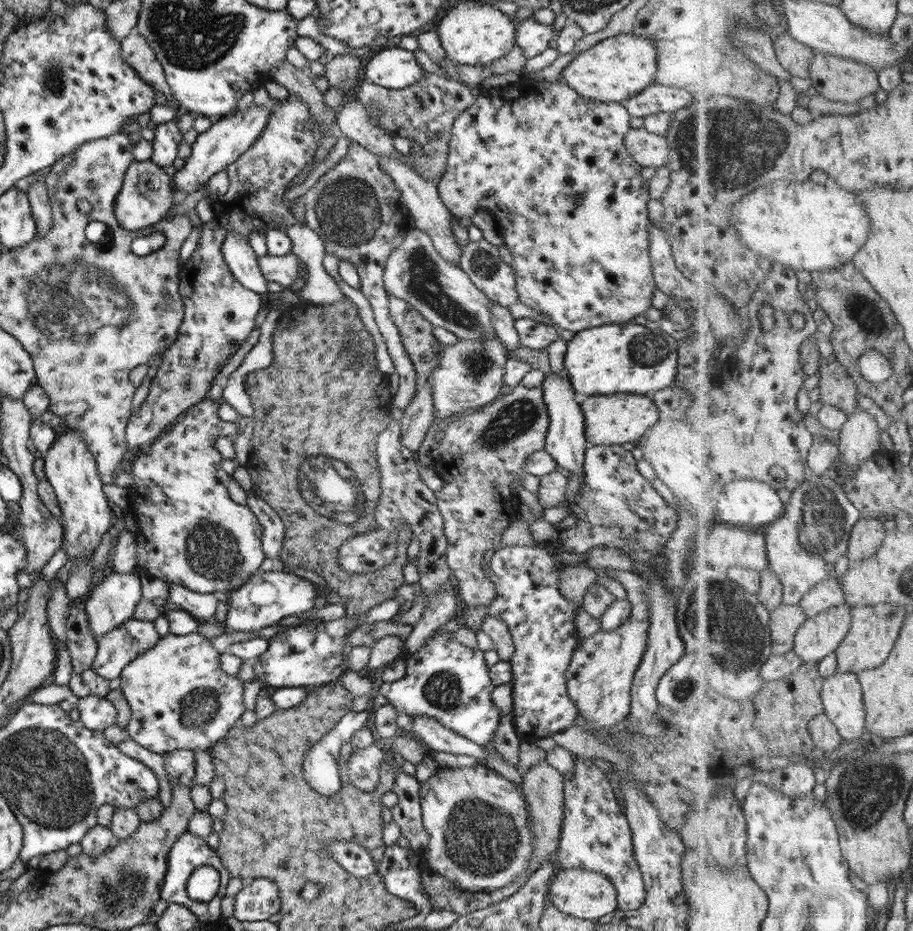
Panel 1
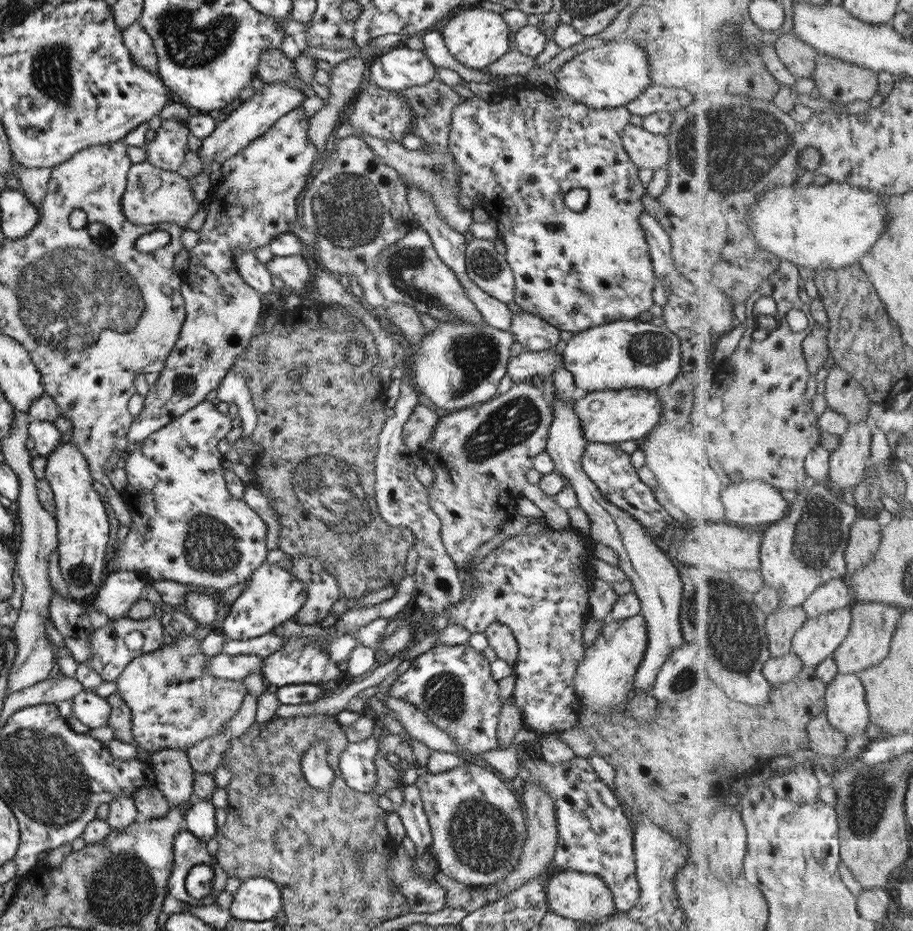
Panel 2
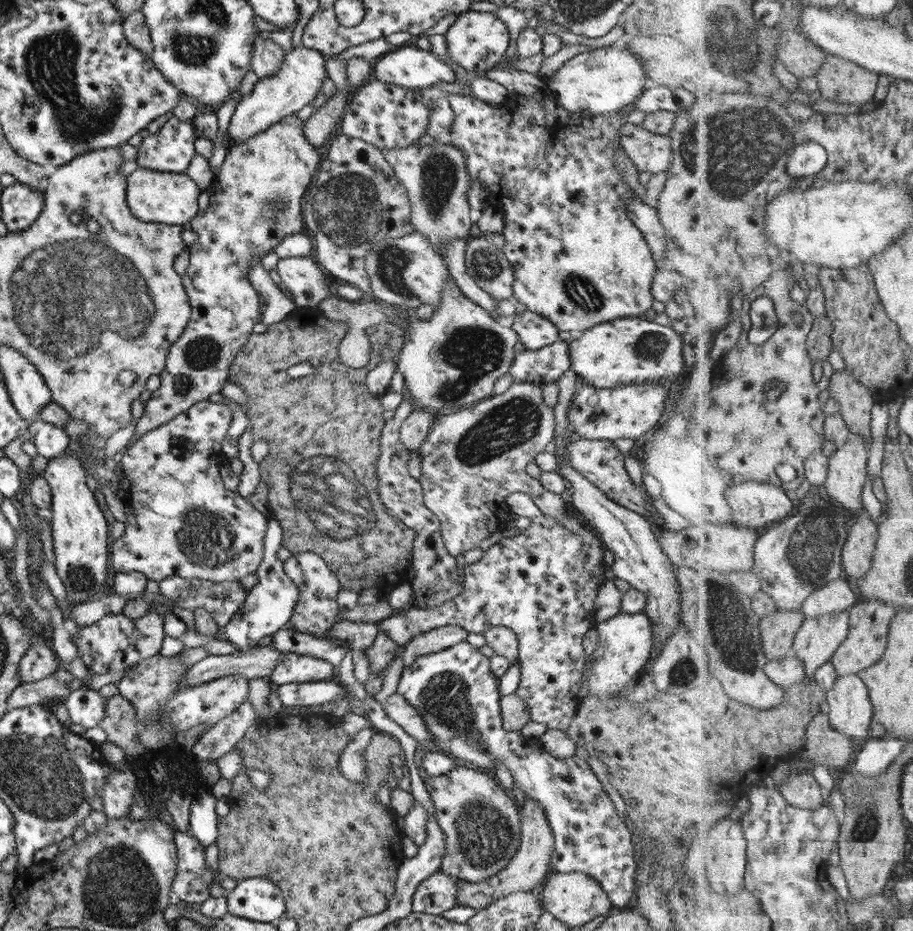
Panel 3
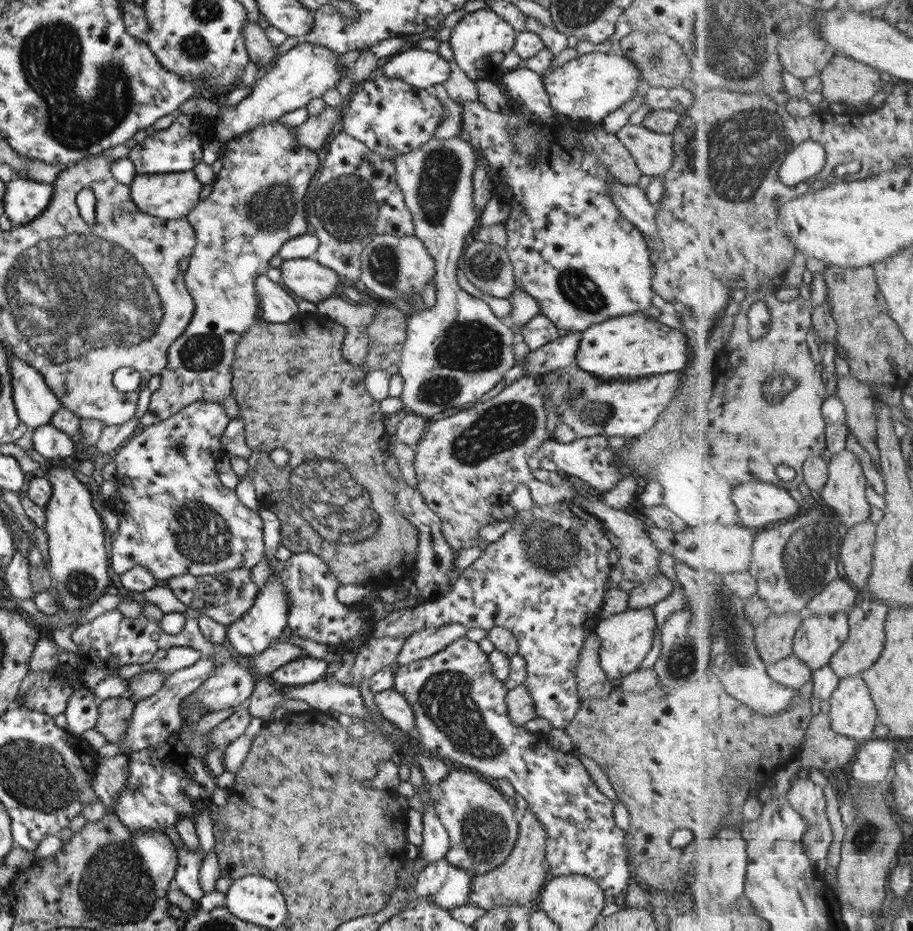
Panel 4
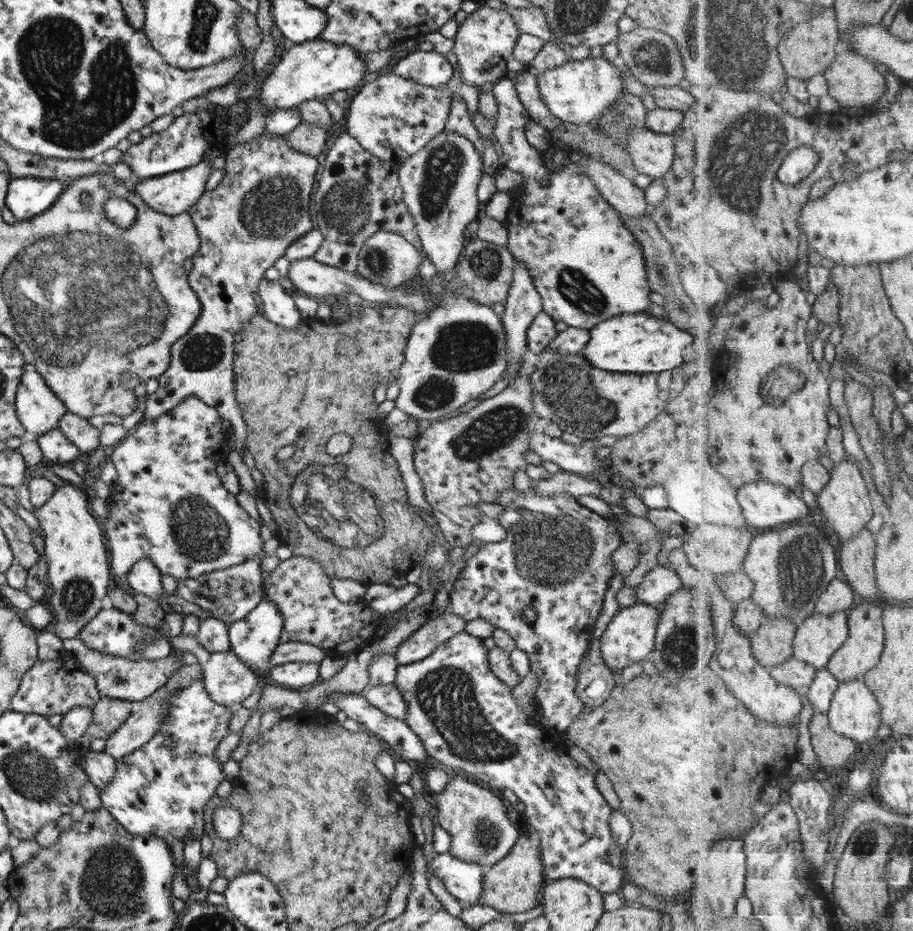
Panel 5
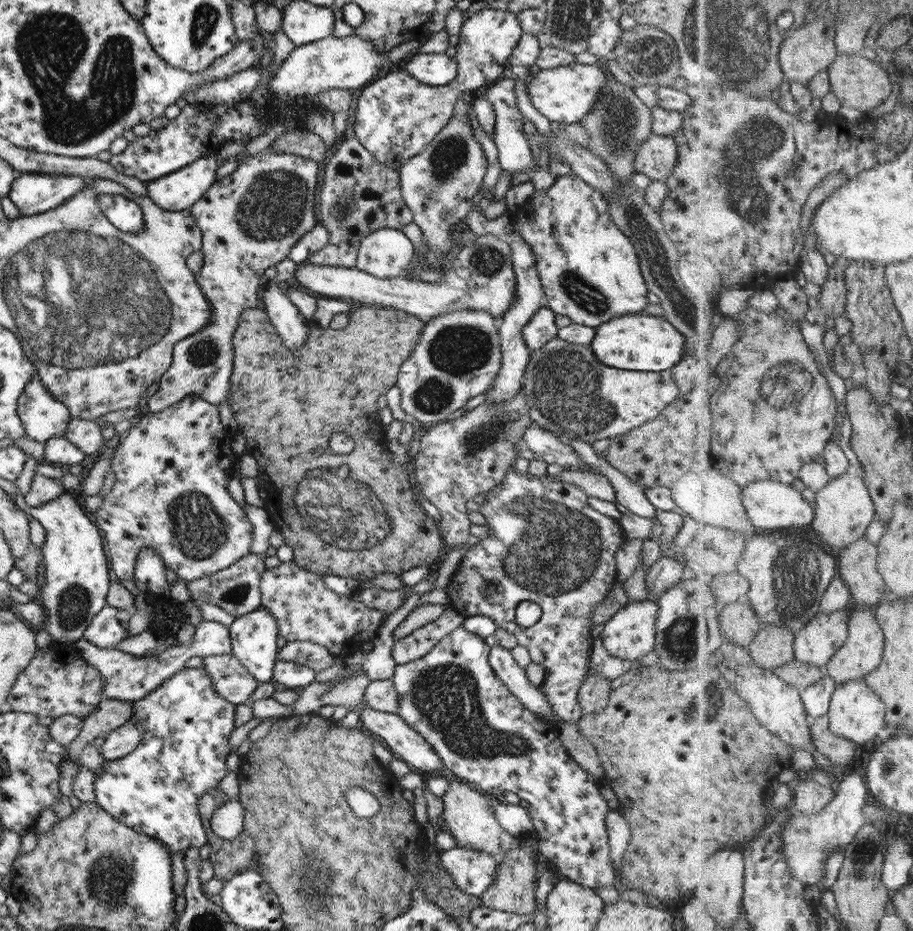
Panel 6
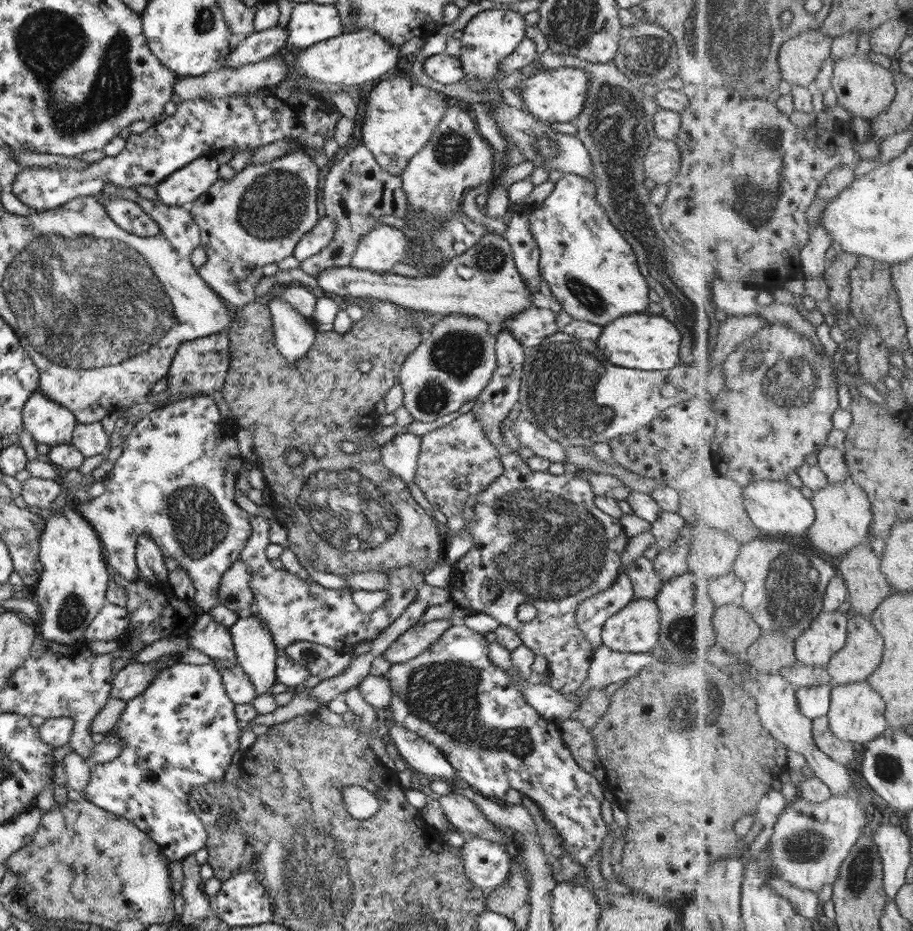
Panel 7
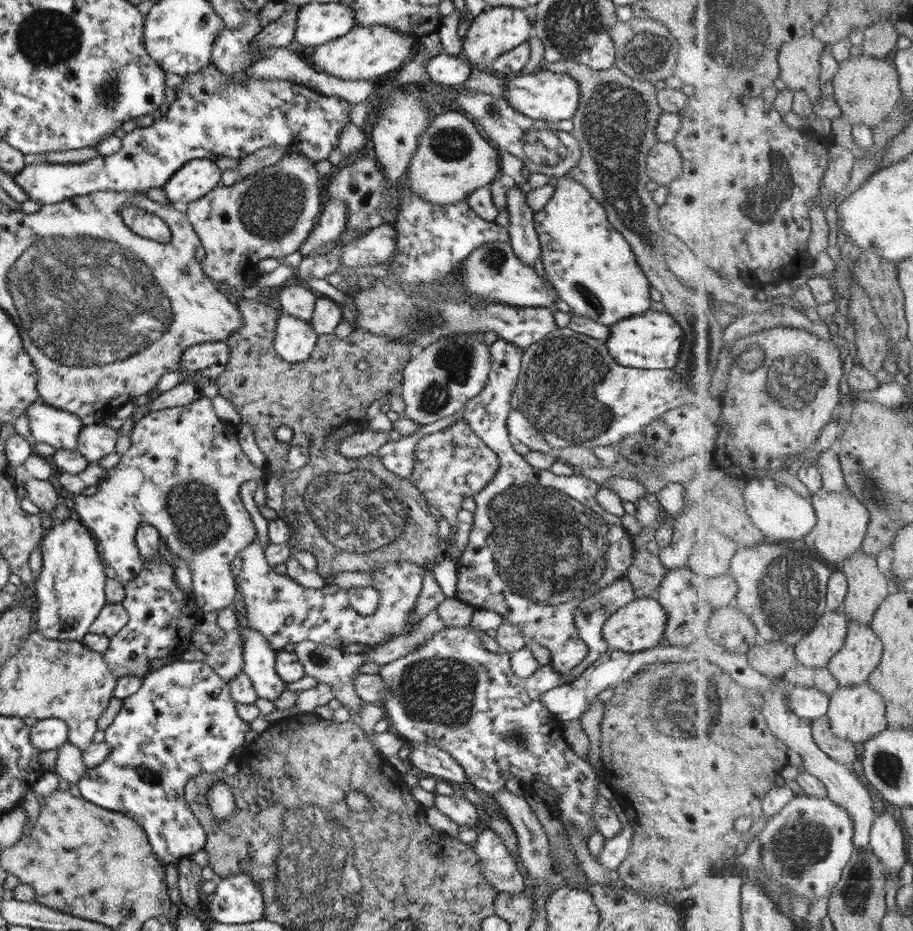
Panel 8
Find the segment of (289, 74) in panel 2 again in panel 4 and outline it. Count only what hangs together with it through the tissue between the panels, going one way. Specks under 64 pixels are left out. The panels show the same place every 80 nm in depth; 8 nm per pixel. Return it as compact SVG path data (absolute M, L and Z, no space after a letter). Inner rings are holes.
M247 20L241 29L241 36L243 36L244 48L248 52L248 60L255 62L257 67L270 64L278 57L275 54L275 47L271 46L264 30L257 24Z

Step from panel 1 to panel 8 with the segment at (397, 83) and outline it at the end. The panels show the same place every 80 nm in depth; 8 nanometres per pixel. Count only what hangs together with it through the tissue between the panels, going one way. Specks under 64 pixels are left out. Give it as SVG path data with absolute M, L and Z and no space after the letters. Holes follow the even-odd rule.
M438 54L424 62L432 82L443 86L459 86L470 75L472 67L457 55Z

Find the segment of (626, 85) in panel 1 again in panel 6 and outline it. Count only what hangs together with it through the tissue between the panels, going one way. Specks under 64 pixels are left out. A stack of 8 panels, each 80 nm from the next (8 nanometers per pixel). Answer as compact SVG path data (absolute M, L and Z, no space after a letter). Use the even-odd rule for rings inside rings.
M601 61L593 64L575 62L550 69L533 70L526 85L526 93L531 105L549 122L565 125L579 124L583 117L591 111L593 103L597 101L606 84L606 76L599 63Z

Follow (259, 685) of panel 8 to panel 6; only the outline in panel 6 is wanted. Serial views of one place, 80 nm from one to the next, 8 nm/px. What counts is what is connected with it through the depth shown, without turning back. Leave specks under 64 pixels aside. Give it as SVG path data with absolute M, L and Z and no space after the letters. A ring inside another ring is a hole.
M259 605L254 611L234 618L228 627L228 635L230 636L230 652L247 669L257 684L271 679L280 641L276 620L269 614L269 611Z

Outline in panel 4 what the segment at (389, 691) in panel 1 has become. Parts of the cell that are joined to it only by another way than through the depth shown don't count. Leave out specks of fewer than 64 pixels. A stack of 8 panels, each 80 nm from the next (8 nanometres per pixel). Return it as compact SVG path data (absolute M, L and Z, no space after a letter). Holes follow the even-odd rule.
M466 637L458 638L427 658L421 660L414 660L409 664L399 665L399 668L395 672L393 677L392 688L395 689L399 694L402 694L406 701L410 704L411 710L414 716L414 730L416 734L416 743L418 750L421 752L427 752L431 756L437 756L439 758L448 758L452 762L456 762L459 766L465 766L467 769L475 770L475 774L488 782L497 778L505 778L509 784L512 784L514 792L519 794L523 800L528 804L527 808L537 817L537 820L541 823L541 826L546 832L545 839L545 865L547 868L547 877L554 876L567 876L567 875L583 875L593 880L595 884L604 892L606 897L614 897L617 899L622 898L622 894L625 892L625 888L630 883L630 864L628 863L627 854L627 835L620 828L616 827L615 821L612 815L613 803L605 797L599 790L589 773L585 771L583 764L577 759L576 755L569 753L561 753L553 748L540 748L539 744L535 744L537 734L524 730L523 726L515 726L508 717L507 707L504 701L507 687L505 683L497 680L491 672L488 656L485 655L477 646L476 642L471 642Z

